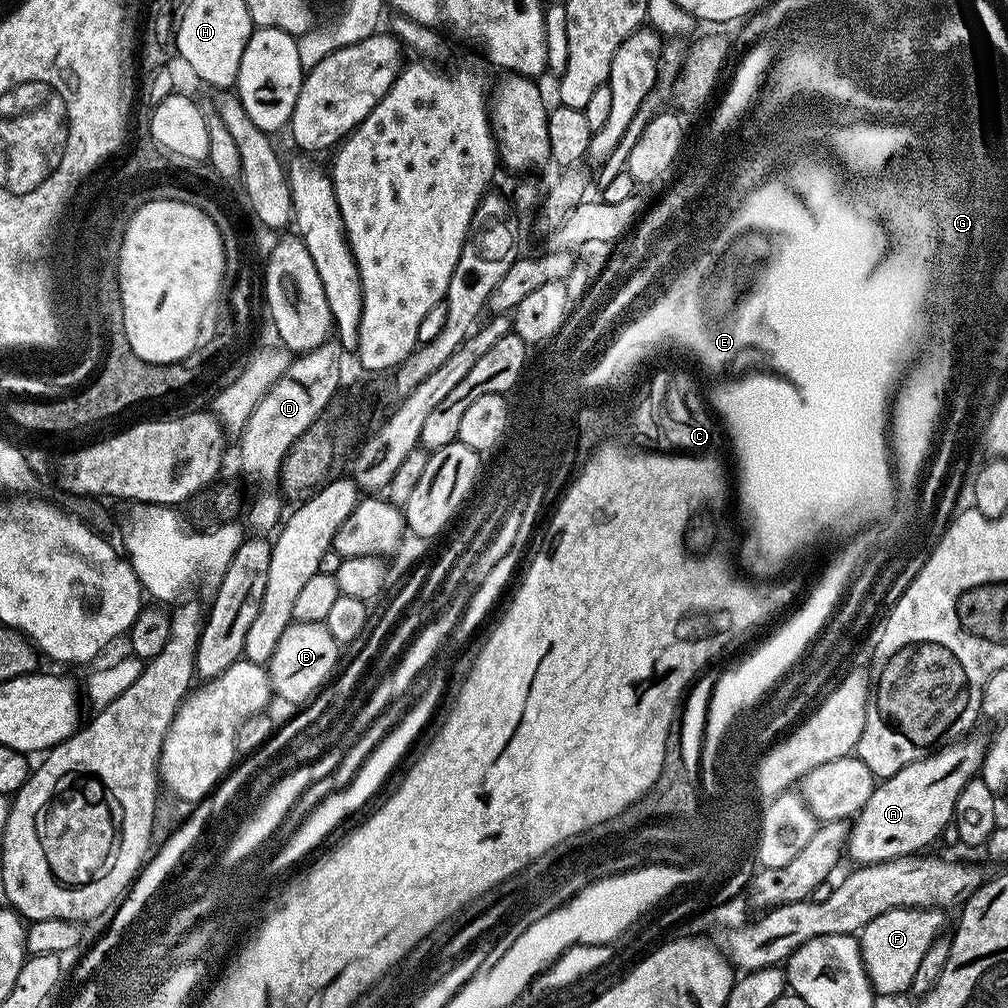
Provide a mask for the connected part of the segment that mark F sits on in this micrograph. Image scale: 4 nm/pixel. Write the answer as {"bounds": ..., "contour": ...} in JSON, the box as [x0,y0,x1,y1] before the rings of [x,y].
{"bounds":[859,908,945,996],"contour":[[[895,908],[870,922],[859,933],[861,958],[864,960],[864,973],[872,988],[881,996],[898,996],[907,993],[912,987],[914,974],[918,974],[918,966],[926,954],[926,950],[937,939],[940,927],[944,924],[945,913],[940,910],[925,910],[922,908]]]}

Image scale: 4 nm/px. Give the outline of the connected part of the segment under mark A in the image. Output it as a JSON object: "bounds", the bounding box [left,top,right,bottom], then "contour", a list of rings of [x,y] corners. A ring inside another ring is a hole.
{"bounds":[848,736,986,865],"contour":[[[971,736],[933,751],[931,756],[925,756],[924,759],[898,770],[898,774],[881,779],[873,787],[870,798],[855,817],[849,837],[848,852],[857,860],[857,865],[877,864],[899,856],[911,856],[943,837],[945,826],[953,823],[958,794],[962,794],[966,782],[981,771],[984,762],[986,744],[984,746],[978,737]]]}

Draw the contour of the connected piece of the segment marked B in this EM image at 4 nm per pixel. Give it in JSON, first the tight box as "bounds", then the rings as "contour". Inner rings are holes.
{"bounds":[266,623,342,706],"contour":[[[327,623],[289,624],[282,638],[278,638],[278,646],[266,665],[273,693],[290,704],[298,704],[296,706],[307,703],[315,693],[325,687],[324,679],[332,671],[331,676],[337,671],[336,659],[339,658],[340,652],[342,652],[341,645],[337,644],[330,634]]]}

